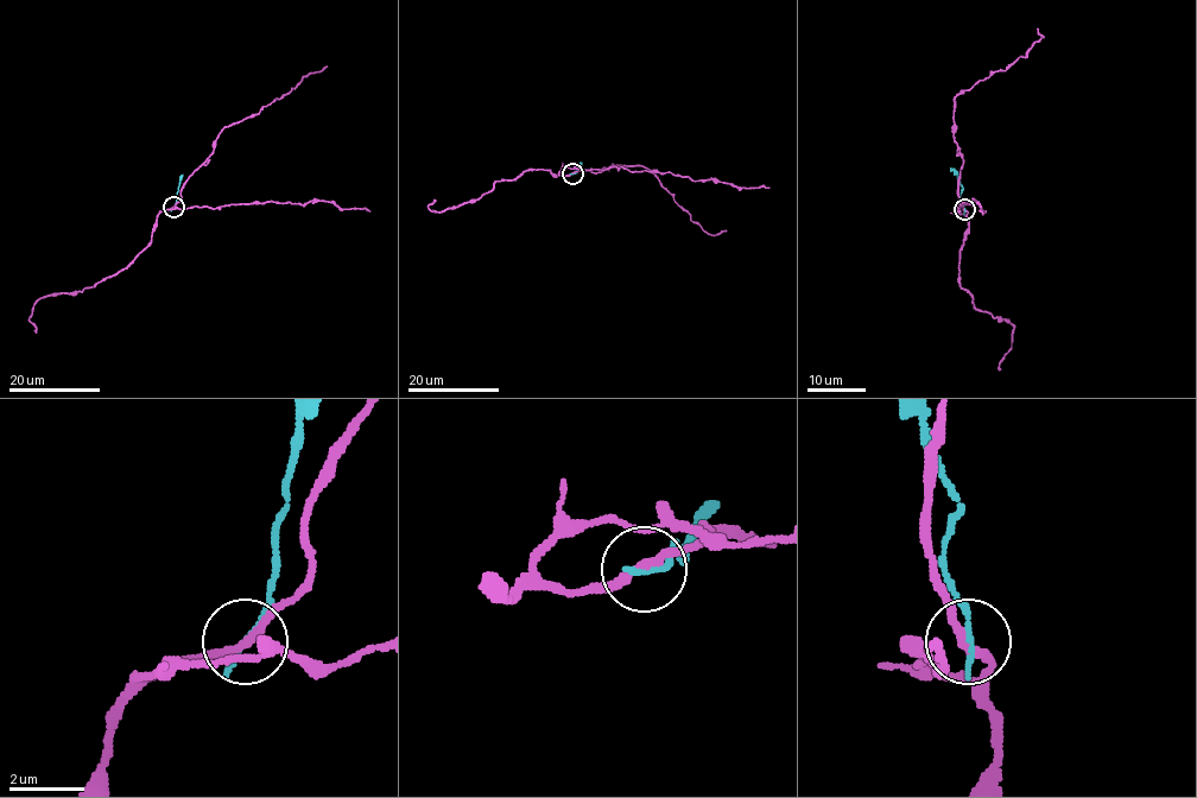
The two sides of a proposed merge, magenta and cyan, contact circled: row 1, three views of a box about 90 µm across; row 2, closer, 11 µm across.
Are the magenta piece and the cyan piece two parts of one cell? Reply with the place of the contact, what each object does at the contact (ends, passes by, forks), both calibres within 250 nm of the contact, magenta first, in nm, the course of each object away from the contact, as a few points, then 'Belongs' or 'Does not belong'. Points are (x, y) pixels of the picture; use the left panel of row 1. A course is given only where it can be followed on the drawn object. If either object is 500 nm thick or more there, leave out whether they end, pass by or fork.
Place: (173, 207). At the ring magenta passes by. At the ring cyan ends. Thickness 240 nm (magenta) against 200 nm. Course of magenta: (172, 207), (181, 198), (183, 184), (213, 152), (215, 140), (225, 127), (257, 114), (309, 73), (327, 65). Course of cyan: (172, 207), (183, 175). Does not belong

